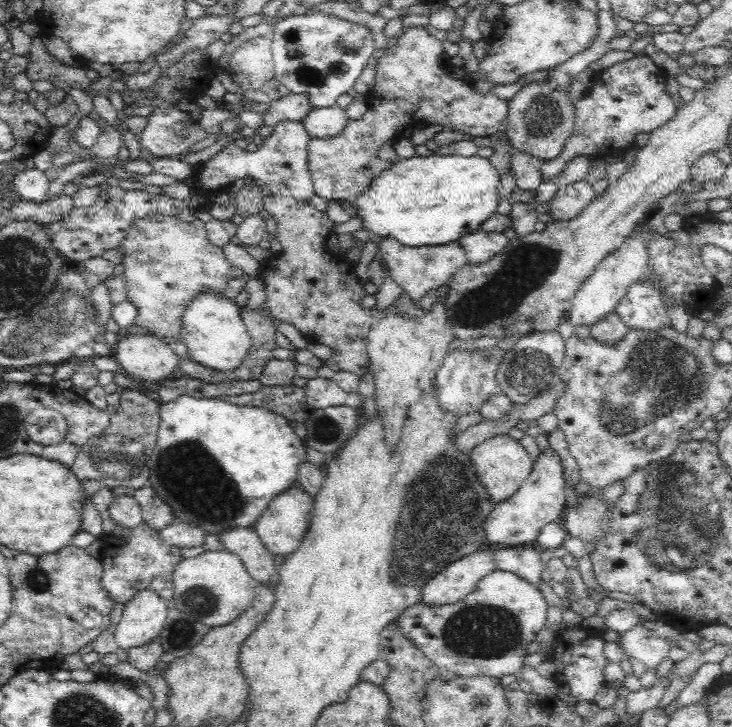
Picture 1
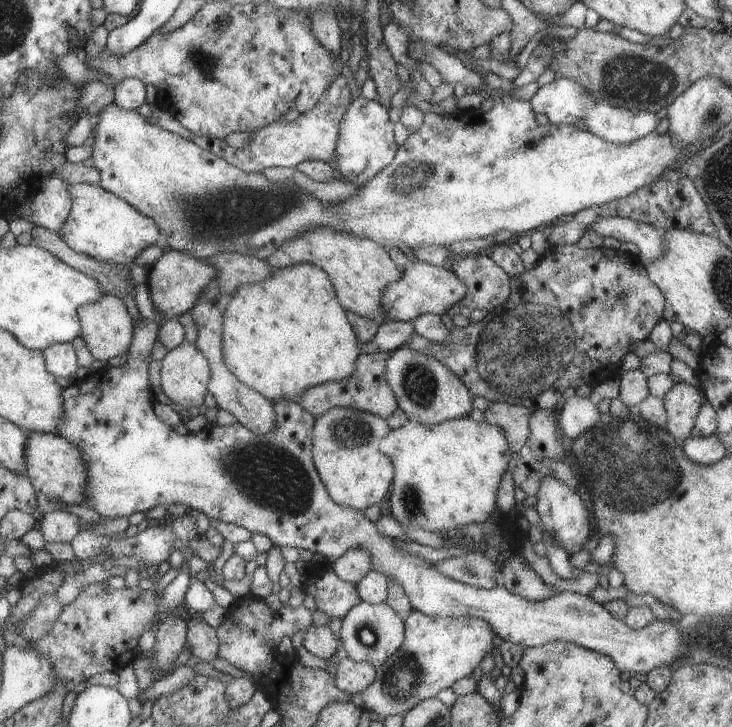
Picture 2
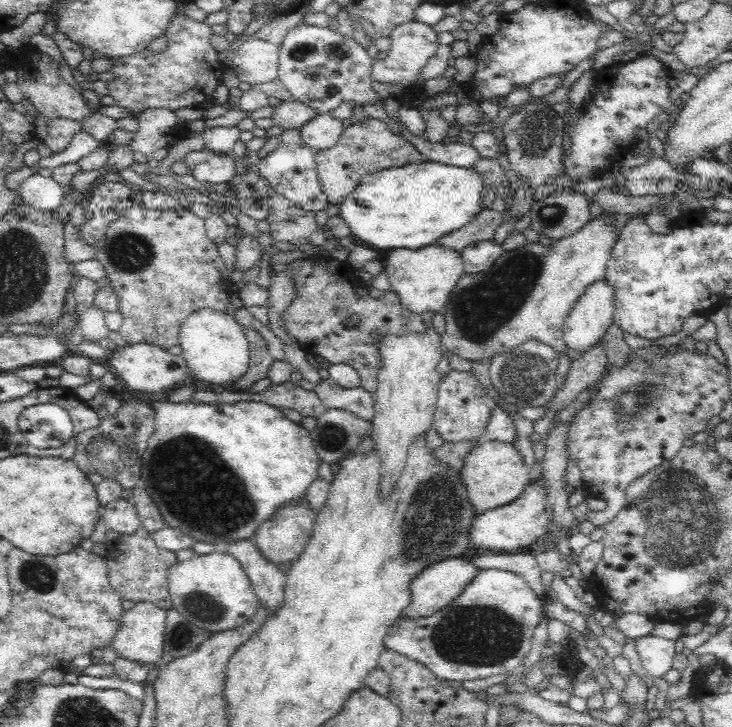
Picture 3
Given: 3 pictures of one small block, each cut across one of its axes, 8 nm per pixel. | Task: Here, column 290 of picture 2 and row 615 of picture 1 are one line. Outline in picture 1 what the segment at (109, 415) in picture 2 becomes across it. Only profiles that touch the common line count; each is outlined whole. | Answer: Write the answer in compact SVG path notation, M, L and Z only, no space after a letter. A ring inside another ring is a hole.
M504 570L487 574L477 588L464 600L450 605L433 606L420 602L410 606L397 619L399 632L409 638L440 670L460 676L492 676L501 678L506 674L518 673L525 657L528 644L535 641L540 629L546 624L548 602L537 588L525 578Z

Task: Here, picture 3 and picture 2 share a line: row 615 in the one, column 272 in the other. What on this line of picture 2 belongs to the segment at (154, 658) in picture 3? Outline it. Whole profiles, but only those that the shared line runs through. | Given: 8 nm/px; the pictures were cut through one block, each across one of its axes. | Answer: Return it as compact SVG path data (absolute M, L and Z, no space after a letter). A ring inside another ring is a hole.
M337 74L334 82L327 88L325 94L310 111L300 113L295 120L285 122L275 121L263 126L259 130L249 133L249 141L243 148L235 149L229 146L224 139L216 139L214 136L197 136L183 128L179 120L175 120L169 112L162 109L157 103L151 104L151 116L155 119L155 125L163 130L175 133L185 140L194 141L199 148L226 160L227 164L235 165L235 168L243 172L259 173L269 167L294 167L303 160L331 160L334 156L334 146L337 143L339 123L342 122L342 114L345 114L347 106L352 101L346 78Z

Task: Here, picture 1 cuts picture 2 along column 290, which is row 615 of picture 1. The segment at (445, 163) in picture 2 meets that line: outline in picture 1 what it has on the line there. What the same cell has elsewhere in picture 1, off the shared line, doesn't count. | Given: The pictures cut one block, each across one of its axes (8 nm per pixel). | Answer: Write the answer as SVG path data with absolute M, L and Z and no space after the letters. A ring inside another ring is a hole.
M226 550L204 551L197 556L183 558L173 572L173 583L173 606L210 627L224 626L236 620L251 604L252 598L255 598L255 587L258 584L246 570L241 558Z

